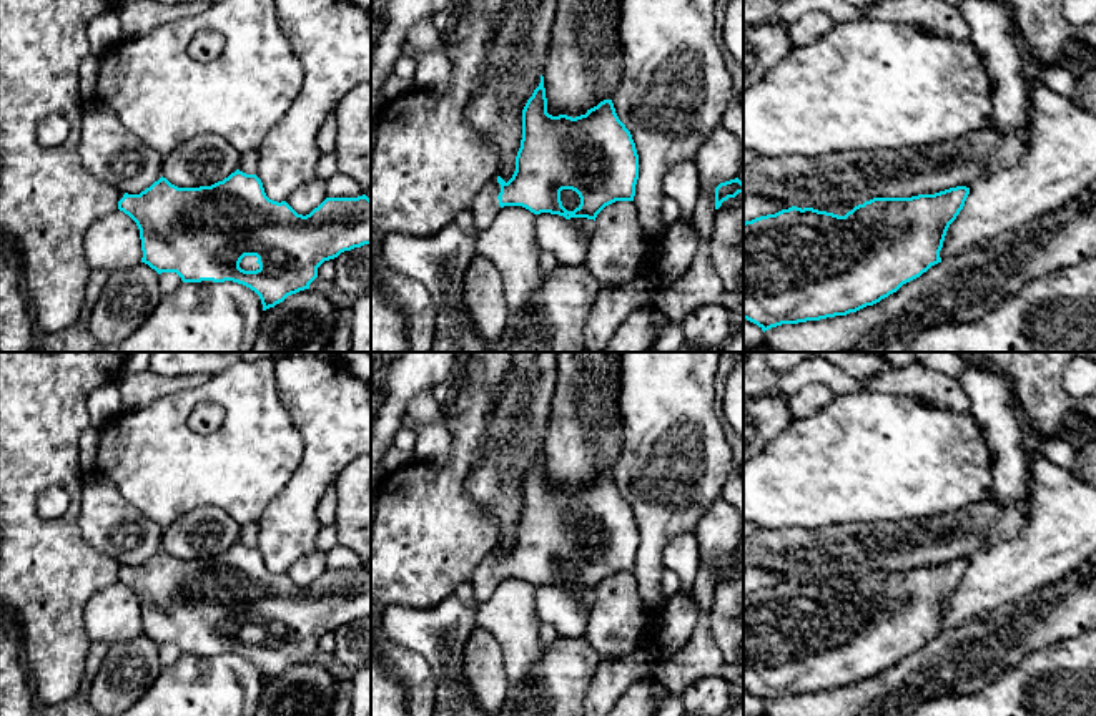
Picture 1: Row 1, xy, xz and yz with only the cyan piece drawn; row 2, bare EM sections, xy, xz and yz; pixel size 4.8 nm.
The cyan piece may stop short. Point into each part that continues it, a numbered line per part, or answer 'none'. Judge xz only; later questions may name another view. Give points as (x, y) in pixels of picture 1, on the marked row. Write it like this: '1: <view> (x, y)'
1: xz (438, 261)

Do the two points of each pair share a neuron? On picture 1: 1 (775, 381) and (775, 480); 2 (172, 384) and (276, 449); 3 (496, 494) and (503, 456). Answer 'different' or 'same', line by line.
1: different
2: different
3: same

